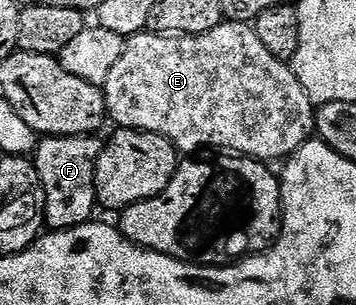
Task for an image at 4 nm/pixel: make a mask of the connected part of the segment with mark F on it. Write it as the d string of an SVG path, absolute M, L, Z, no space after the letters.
M97 134L87 136L46 136L38 143L35 163L39 170L41 185L45 191L44 223L50 229L74 228L80 224L88 224L94 219L93 211L98 211L99 208L97 191L95 190L95 166L99 162L102 147L102 137Z

